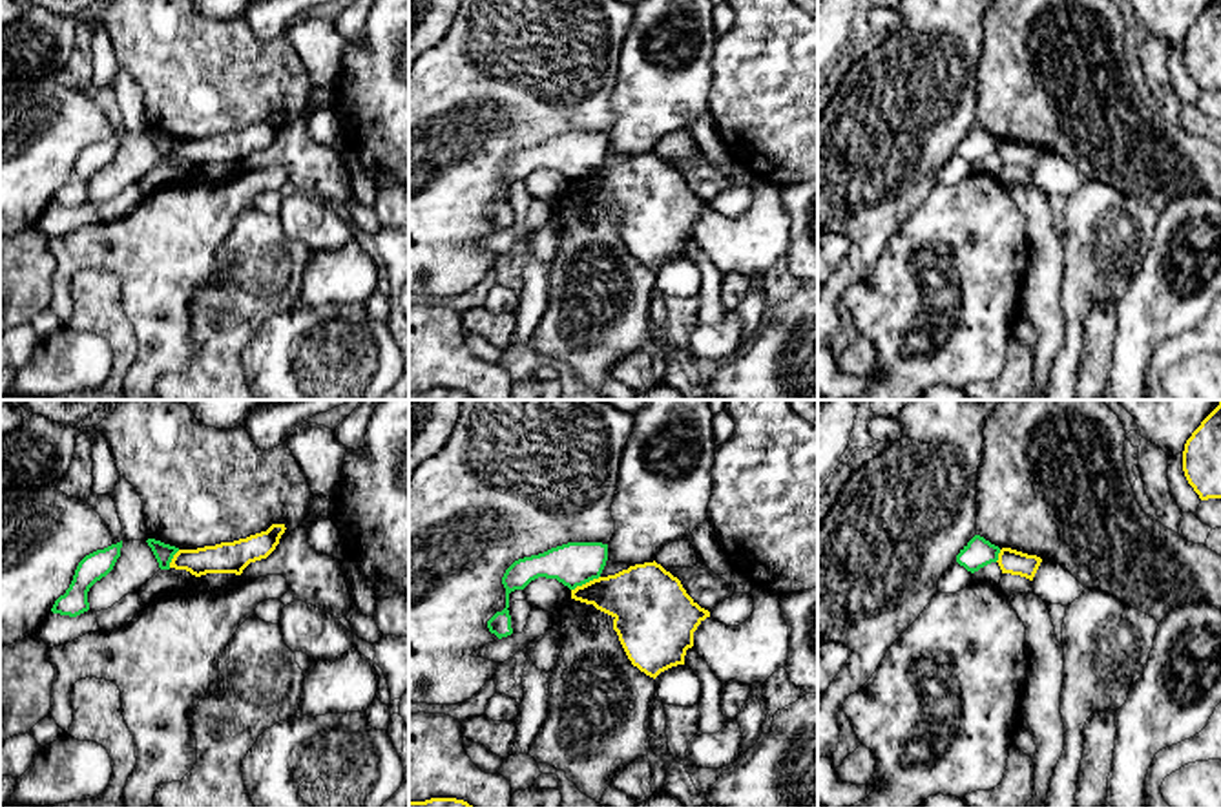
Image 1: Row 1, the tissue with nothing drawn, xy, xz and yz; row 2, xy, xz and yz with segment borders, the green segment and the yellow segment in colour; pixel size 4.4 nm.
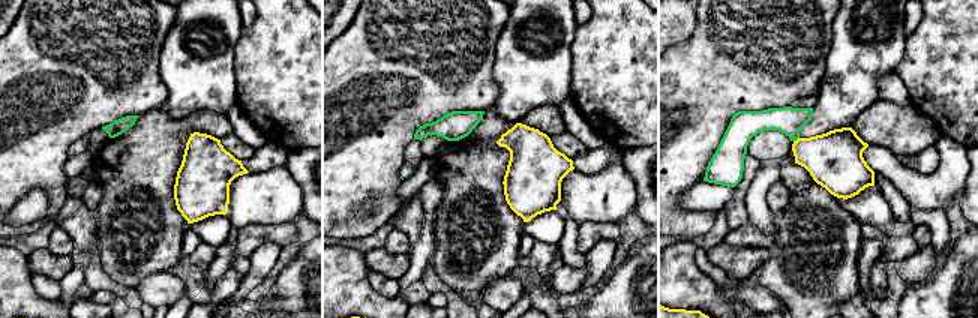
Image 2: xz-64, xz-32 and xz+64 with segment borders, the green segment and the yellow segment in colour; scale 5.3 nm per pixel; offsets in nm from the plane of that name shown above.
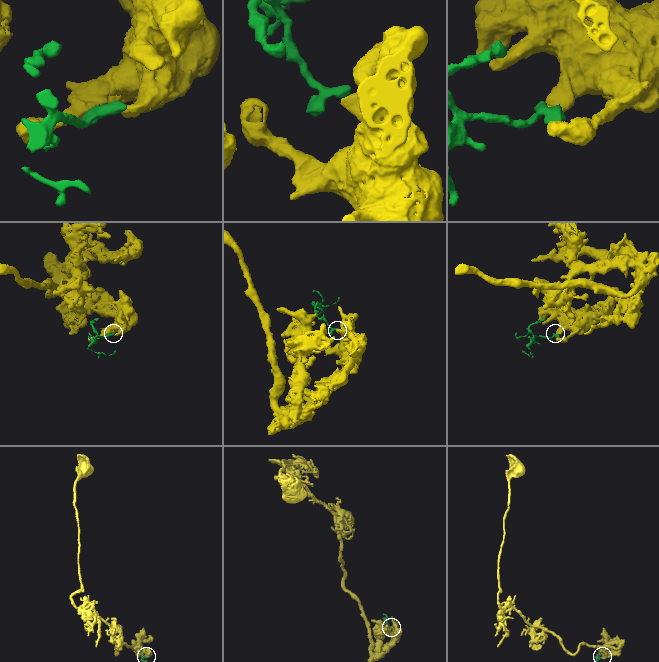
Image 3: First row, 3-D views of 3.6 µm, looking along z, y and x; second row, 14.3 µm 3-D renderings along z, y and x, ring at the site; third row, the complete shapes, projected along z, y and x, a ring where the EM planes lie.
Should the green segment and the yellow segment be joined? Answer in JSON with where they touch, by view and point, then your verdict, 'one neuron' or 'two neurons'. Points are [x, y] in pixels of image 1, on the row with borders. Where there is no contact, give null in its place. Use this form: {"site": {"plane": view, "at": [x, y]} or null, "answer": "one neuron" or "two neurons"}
{"site": {"plane": "xz", "at": [584, 583]}, "answer": "two neurons"}

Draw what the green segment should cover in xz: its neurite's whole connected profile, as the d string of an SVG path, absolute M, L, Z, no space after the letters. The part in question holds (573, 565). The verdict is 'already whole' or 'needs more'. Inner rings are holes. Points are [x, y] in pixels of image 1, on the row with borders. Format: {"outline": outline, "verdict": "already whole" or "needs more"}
{"outline": "M568 542L544 553L515 561L504 573L506 608L496 612L487 628L498 639L513 634L509 615L509 593L524 590L538 577L557 579L569 590L599 579L608 561L608 544L602 542Z", "verdict": "already whole"}

